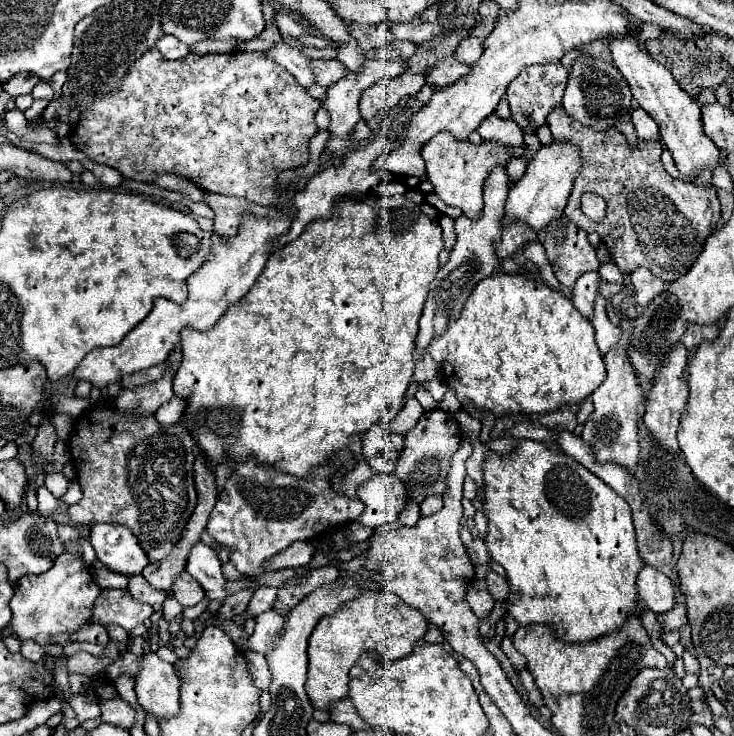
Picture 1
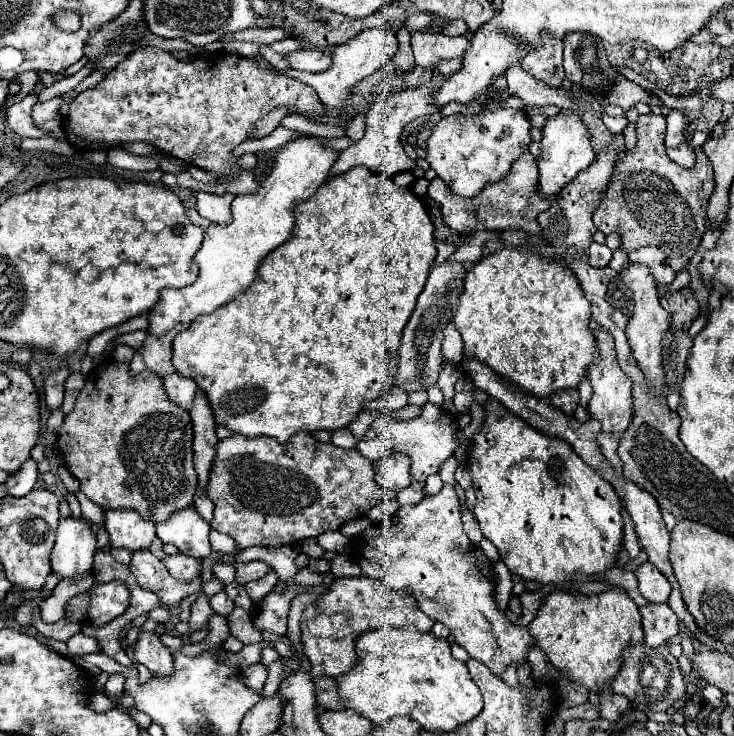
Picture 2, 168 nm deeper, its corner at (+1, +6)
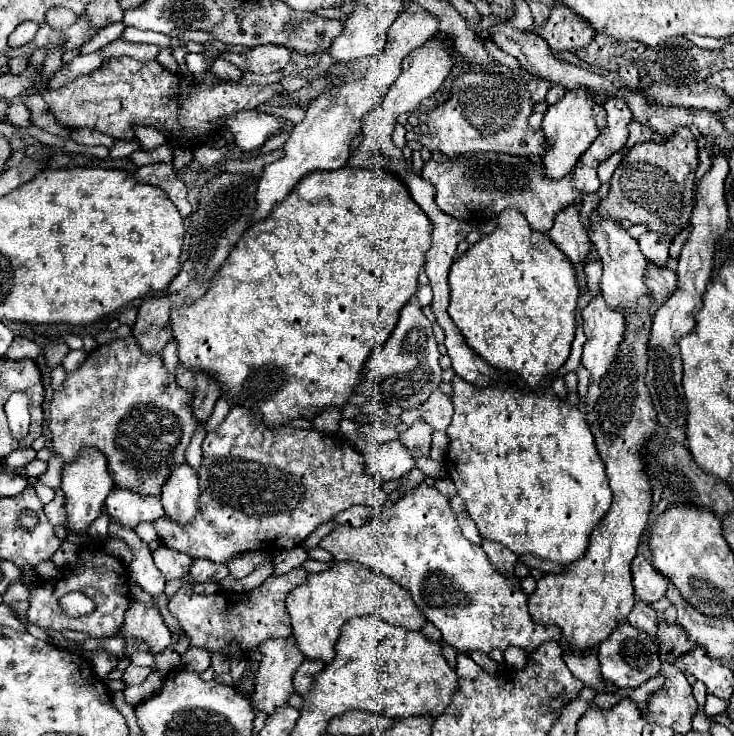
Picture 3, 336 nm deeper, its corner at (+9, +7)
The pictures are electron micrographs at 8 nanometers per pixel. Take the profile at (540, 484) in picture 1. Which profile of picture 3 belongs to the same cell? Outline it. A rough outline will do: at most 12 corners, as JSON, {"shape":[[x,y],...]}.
{"shape":[[452,386],[446,468],[482,538],[580,560],[612,504],[584,412]]}

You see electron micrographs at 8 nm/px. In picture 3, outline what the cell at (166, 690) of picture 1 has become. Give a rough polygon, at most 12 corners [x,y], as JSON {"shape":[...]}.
{"shape":[[132,602],[120,634],[142,640],[154,656],[172,634],[152,604]]}

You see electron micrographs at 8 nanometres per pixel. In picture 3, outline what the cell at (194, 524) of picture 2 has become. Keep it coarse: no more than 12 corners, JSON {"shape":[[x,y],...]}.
{"shape":[[178,466],[162,486],[164,514],[176,524],[198,516],[198,476]]}

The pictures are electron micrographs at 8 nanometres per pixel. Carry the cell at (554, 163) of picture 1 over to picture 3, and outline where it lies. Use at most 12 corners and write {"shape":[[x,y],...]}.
{"shape":[[584,88],[548,106],[546,176],[574,170],[596,140],[596,102]]}

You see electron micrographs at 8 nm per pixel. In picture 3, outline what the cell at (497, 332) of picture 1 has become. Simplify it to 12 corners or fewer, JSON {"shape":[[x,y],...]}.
{"shape":[[518,210],[448,276],[448,314],[532,388],[576,332],[572,262]]}

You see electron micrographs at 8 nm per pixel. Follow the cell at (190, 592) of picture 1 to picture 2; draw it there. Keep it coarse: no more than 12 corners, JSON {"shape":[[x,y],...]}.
{"shape":[[184,553],[166,555],[164,565],[178,581],[192,581],[202,569]]}

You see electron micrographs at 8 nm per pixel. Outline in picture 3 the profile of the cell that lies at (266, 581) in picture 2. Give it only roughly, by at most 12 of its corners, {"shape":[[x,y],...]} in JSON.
{"shape":[[294,546],[280,550],[272,562],[272,576],[282,576],[300,566],[308,554]]}

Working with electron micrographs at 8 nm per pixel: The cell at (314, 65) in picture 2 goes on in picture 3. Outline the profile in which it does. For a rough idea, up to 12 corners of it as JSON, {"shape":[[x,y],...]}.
{"shape":[[256,46],[246,52],[252,72],[270,74],[290,64],[286,46]]}

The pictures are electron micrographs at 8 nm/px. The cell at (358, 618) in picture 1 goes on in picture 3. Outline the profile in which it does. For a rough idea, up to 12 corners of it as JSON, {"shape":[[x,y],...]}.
{"shape":[[334,562],[290,592],[300,654],[330,664],[350,618],[420,630],[408,590]]}

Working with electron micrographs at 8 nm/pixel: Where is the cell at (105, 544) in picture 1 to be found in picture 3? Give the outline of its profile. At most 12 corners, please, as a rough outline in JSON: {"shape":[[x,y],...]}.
{"shape":[[112,490],[106,514],[124,528],[158,520],[160,496]]}

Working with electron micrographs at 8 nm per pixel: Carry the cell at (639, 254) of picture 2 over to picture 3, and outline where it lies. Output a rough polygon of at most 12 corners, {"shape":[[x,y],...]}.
{"shape":[[656,232],[638,238],[640,250],[652,264],[666,266],[670,242]]}

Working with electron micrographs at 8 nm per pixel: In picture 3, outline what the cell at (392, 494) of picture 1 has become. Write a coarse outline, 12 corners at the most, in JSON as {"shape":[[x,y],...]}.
{"shape":[[392,440],[366,454],[374,478],[390,482],[416,466],[402,442]]}

